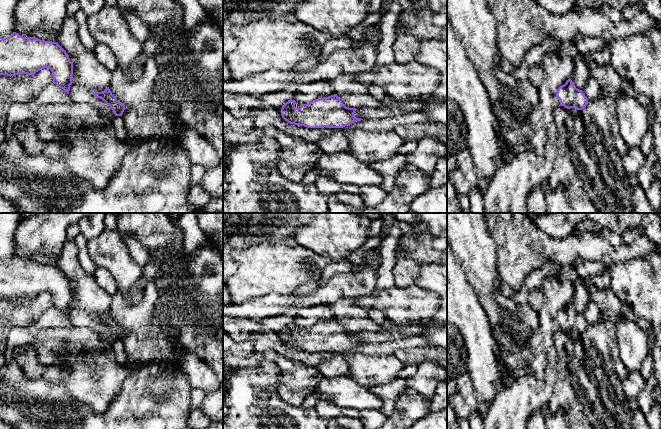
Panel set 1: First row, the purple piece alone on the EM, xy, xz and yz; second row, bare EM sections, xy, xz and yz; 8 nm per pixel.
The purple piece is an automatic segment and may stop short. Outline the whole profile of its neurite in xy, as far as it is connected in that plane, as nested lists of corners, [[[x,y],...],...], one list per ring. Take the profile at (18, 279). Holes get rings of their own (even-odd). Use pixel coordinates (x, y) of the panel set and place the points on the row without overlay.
[[[16,256],[7,262],[0,261],[0,299],[11,301],[26,298],[32,300],[43,292],[50,293],[53,307],[69,318],[73,302],[73,287],[66,275],[57,266],[23,261]]]

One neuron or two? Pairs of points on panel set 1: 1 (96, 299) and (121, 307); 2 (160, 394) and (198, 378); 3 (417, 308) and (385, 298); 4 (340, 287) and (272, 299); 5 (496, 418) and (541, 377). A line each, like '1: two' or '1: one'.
1: two
2: two
3: one
4: one
5: one

